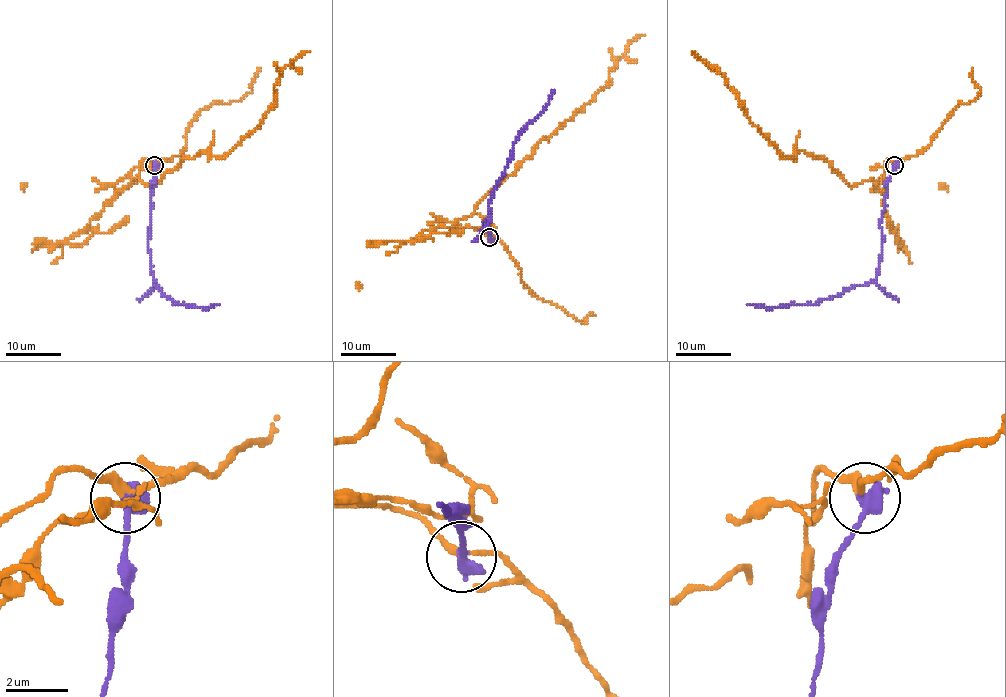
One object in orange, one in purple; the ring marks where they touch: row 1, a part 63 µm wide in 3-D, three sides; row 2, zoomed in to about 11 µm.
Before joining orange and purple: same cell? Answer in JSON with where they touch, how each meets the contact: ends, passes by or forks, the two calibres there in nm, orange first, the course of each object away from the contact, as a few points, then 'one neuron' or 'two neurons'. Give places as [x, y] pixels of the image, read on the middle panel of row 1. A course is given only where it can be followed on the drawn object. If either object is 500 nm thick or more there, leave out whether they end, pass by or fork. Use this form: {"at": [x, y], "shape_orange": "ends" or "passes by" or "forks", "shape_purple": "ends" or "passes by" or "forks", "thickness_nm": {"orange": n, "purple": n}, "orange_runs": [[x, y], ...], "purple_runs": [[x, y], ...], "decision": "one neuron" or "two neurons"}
{"at": [489, 237], "thickness_nm": {"orange": 240, "purple": 550}, "orange_runs": [[489, 238], [476, 228], [453, 225], [471, 216], [544, 139], [610, 82], [610, 71], [627, 45], [644, 34]], "purple_runs": [[489, 238], [485, 222], [483, 225], [489, 217], [491, 191], [511, 156], [516, 136], [544, 108], [553, 89]], "decision": "two neurons"}

